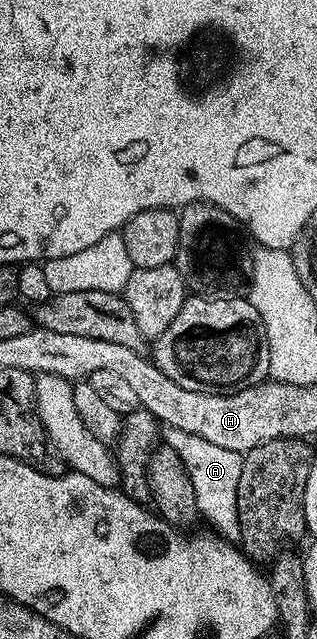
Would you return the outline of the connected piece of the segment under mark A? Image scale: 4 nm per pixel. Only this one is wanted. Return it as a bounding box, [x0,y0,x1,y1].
[162,427,243,543]

